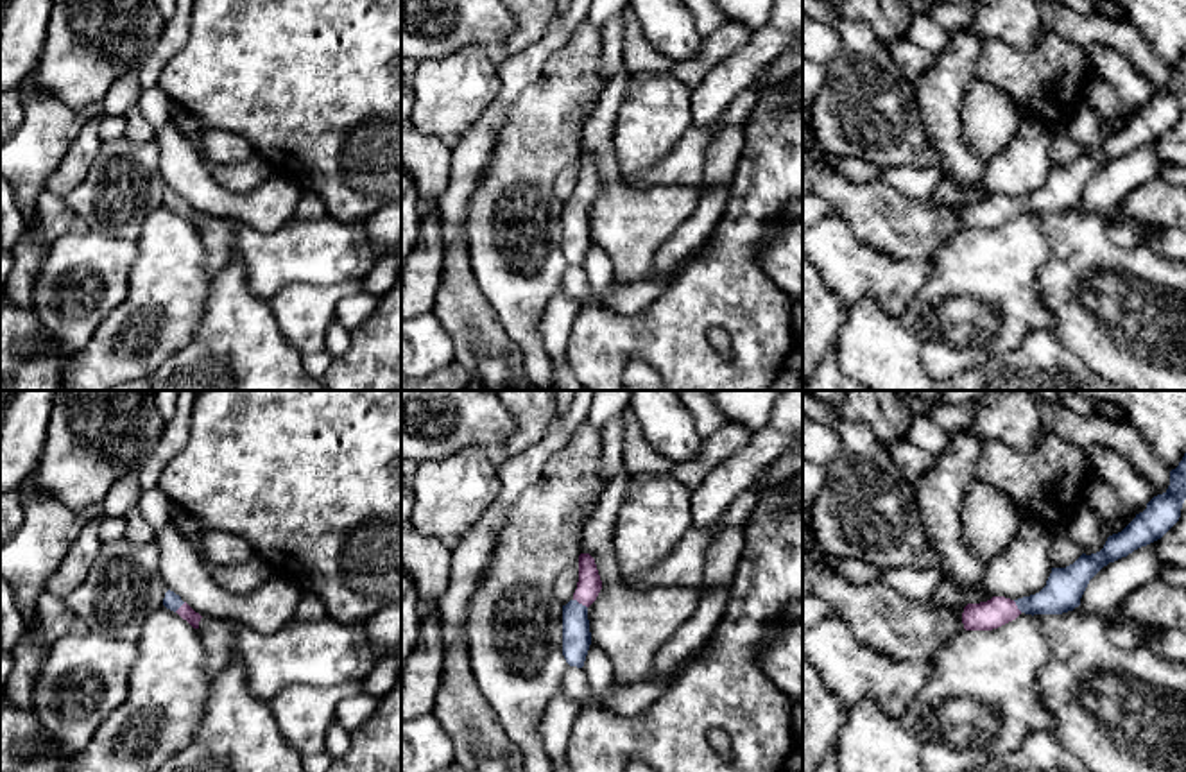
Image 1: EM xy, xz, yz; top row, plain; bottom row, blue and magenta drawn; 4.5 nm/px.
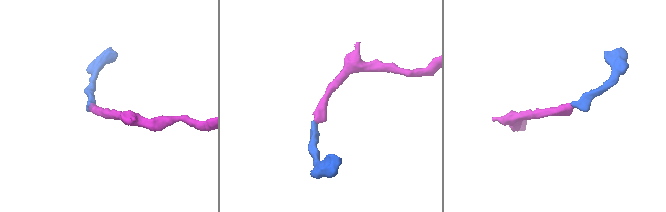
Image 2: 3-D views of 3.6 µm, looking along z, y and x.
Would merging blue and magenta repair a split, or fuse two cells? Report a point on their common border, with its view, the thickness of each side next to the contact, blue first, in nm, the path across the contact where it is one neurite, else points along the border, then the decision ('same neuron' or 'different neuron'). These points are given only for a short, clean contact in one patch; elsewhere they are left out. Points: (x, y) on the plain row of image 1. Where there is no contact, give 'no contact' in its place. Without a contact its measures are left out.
xz (581, 203) | 130/110 nm | across xz (575, 224), (581, 203), (590, 183) | same neuron

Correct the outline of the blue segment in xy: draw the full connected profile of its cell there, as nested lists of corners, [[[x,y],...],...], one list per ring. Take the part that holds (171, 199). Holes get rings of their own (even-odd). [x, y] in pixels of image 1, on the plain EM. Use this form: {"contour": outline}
{"contour": [[[167,190],[163,197],[163,204],[174,211],[177,211],[183,219],[186,219],[193,227],[199,227],[201,213],[195,211],[186,201],[181,199],[174,190]]]}

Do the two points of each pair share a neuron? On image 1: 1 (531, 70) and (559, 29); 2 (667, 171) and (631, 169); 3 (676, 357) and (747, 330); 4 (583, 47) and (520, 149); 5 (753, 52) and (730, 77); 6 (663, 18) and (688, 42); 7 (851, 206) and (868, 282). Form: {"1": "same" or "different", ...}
{"1": "same", "2": "different", "3": "same", "4": "same", "5": "same", "6": "same", "7": "different"}

